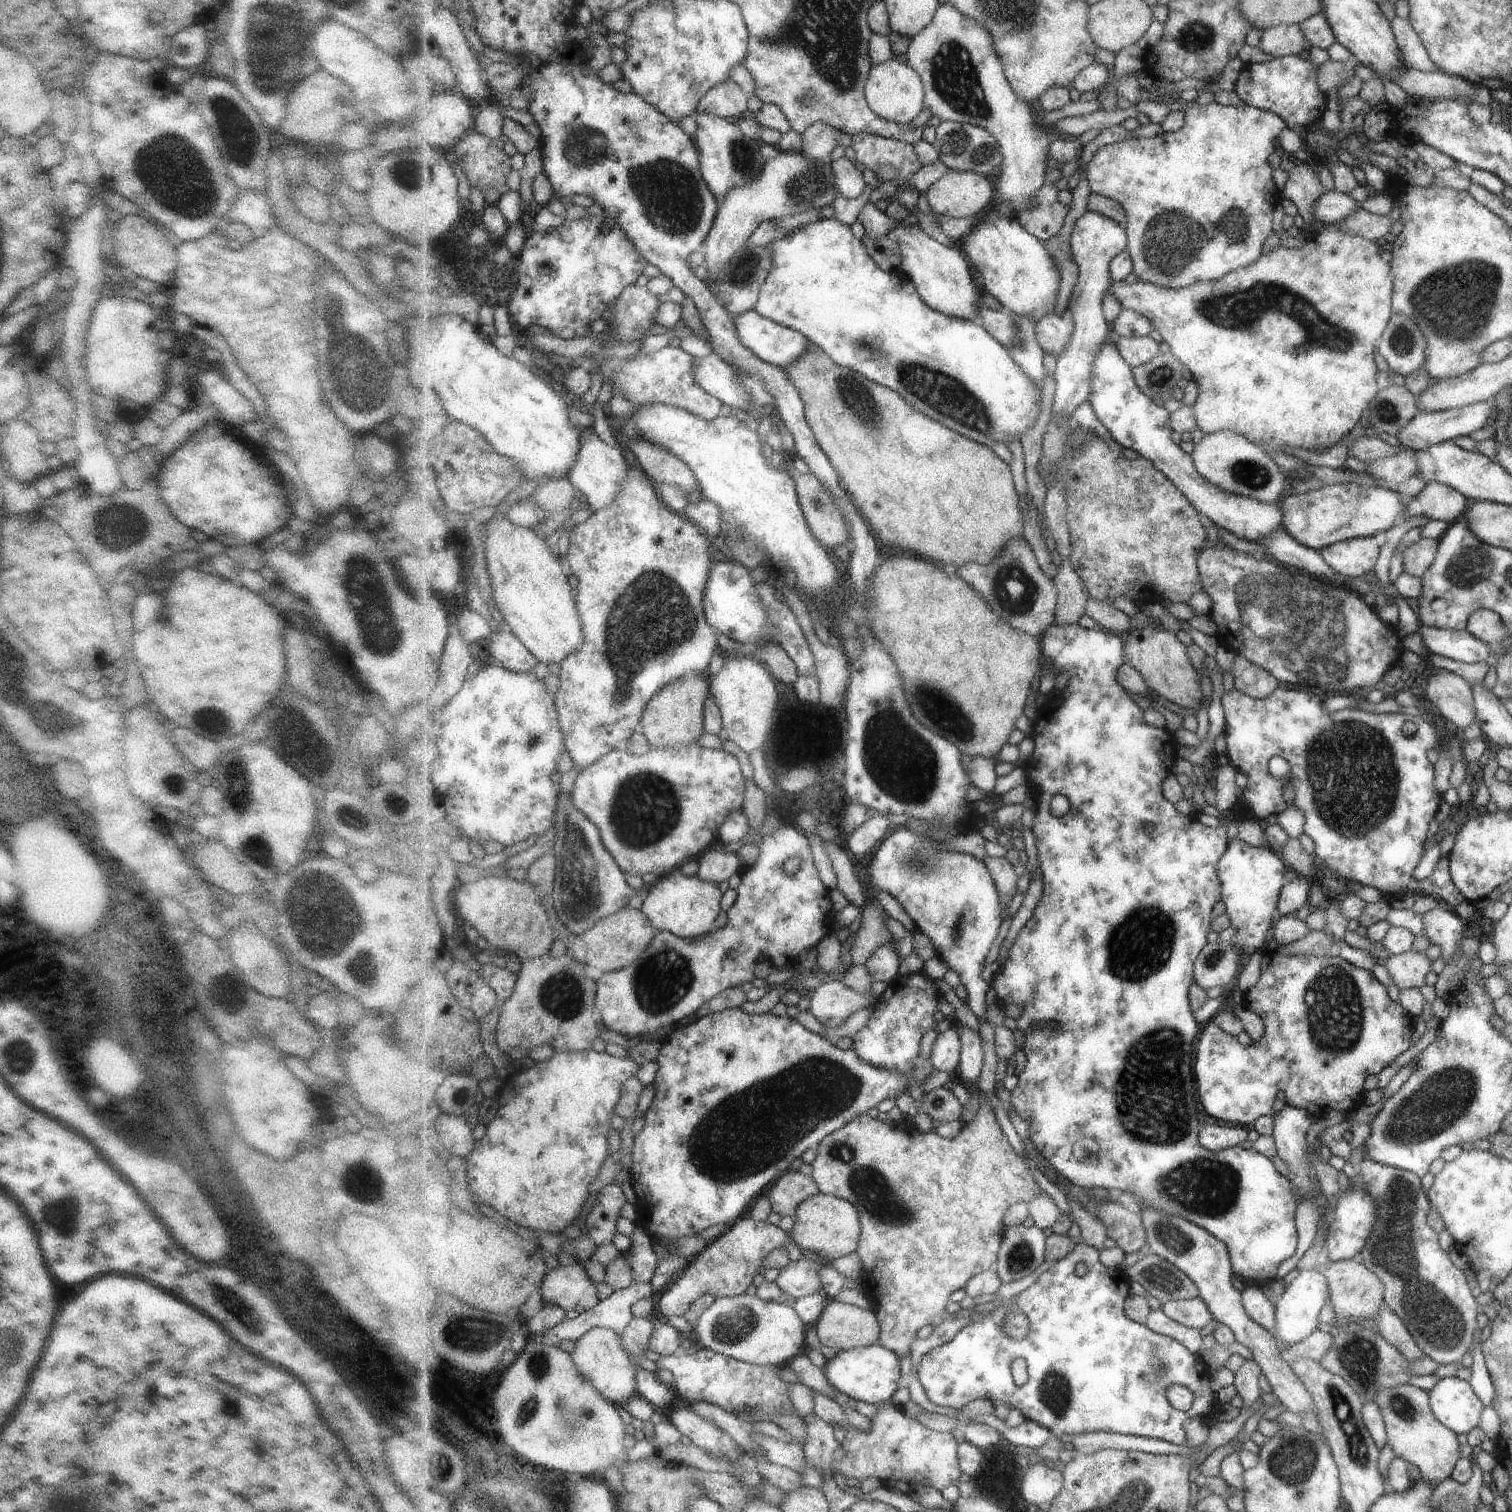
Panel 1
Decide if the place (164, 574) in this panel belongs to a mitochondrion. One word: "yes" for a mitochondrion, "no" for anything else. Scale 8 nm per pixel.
no

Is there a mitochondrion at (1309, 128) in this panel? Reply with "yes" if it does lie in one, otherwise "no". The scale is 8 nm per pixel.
no

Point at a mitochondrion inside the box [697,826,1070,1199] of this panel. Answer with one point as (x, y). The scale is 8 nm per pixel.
(920, 864)

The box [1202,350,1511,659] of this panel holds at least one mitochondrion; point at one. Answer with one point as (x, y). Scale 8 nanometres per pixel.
(1465, 570)

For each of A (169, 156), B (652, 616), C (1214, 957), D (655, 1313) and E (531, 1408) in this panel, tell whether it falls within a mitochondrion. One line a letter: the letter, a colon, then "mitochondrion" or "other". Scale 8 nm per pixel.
A: mitochondrion
B: mitochondrion
C: mitochondrion
D: other
E: mitochondrion

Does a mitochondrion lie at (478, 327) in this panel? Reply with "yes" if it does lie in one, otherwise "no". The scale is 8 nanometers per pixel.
no

